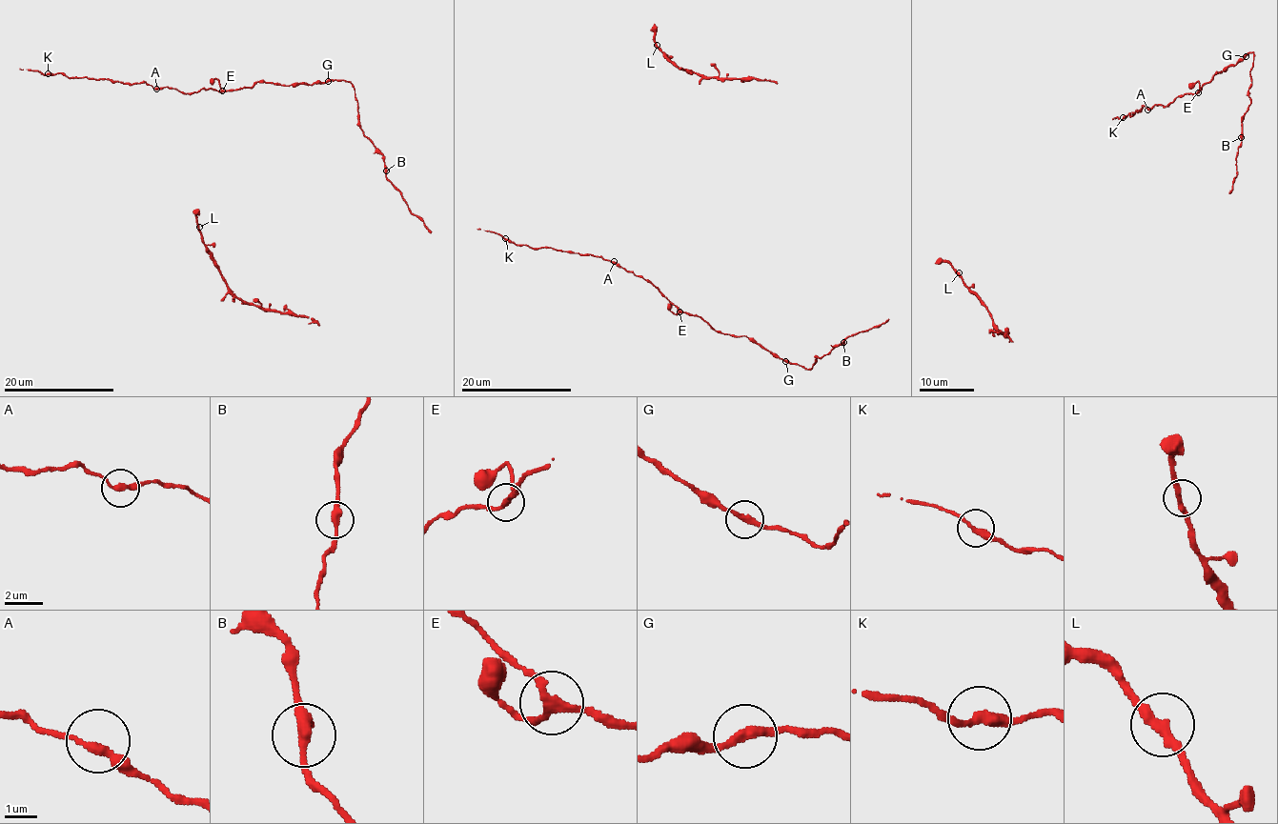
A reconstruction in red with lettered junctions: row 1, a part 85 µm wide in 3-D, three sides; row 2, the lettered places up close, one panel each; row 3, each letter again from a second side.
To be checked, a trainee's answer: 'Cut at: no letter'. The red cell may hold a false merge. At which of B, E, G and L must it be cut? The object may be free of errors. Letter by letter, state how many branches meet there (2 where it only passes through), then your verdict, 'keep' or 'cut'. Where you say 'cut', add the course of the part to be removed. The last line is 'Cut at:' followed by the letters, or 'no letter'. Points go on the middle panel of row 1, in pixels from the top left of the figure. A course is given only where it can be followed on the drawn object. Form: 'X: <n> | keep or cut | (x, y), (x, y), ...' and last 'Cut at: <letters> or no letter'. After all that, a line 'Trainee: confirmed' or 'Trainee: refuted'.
B: 2 | keep
E: 3 | keep
G: 2 | keep
L: 2 | keep
Cut at: no letter
Trainee: confirmed

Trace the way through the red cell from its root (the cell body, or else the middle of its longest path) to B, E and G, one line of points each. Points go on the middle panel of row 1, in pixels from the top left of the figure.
B: (614, 261), (716, 331), (754, 338), (807, 370), (843, 342)
E: (614, 261), (628, 271), (650, 280), (679, 311)
G: (614, 261), (628, 271), (650, 280), (681, 311), (701, 317), (713, 329), (722, 333), (754, 338), (785, 361)

